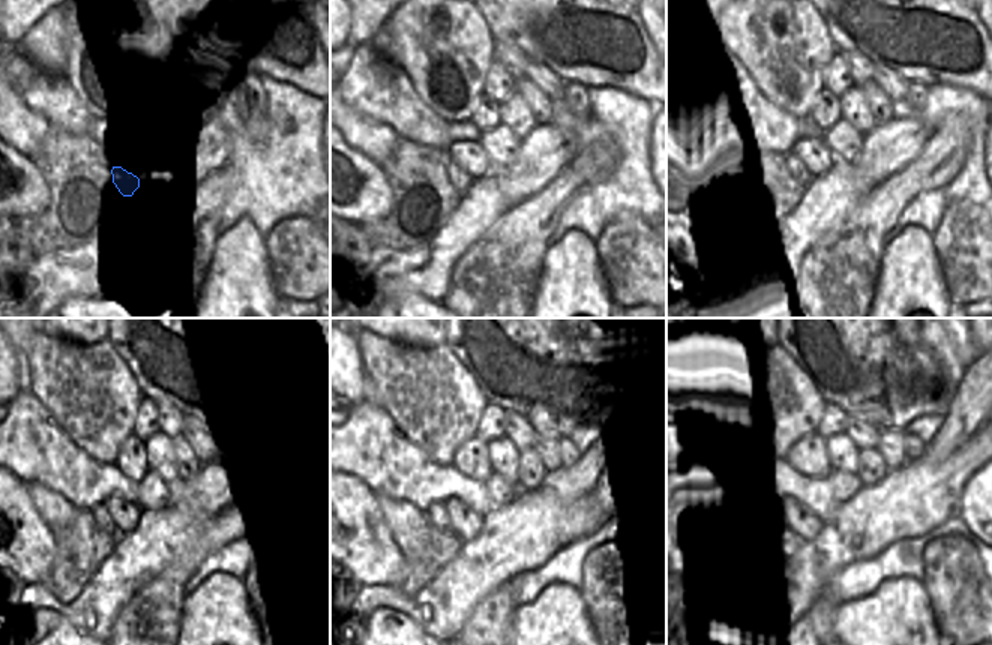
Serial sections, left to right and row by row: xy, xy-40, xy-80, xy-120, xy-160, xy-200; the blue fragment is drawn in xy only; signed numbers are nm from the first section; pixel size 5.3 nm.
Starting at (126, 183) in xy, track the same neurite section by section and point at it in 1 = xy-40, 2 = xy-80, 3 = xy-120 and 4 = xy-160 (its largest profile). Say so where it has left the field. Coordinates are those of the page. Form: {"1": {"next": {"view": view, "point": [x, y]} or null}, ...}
{"1": {"next": {"view": "xy-40", "point": [459, 180]}}, "2": {"next": {"view": "xy-80", "point": [788, 183]}}, "3": {"next": {"view": "xy-120", "point": [99, 512]}}, "4": {"next": {"view": "xy-160", "point": [435, 513]}}}

